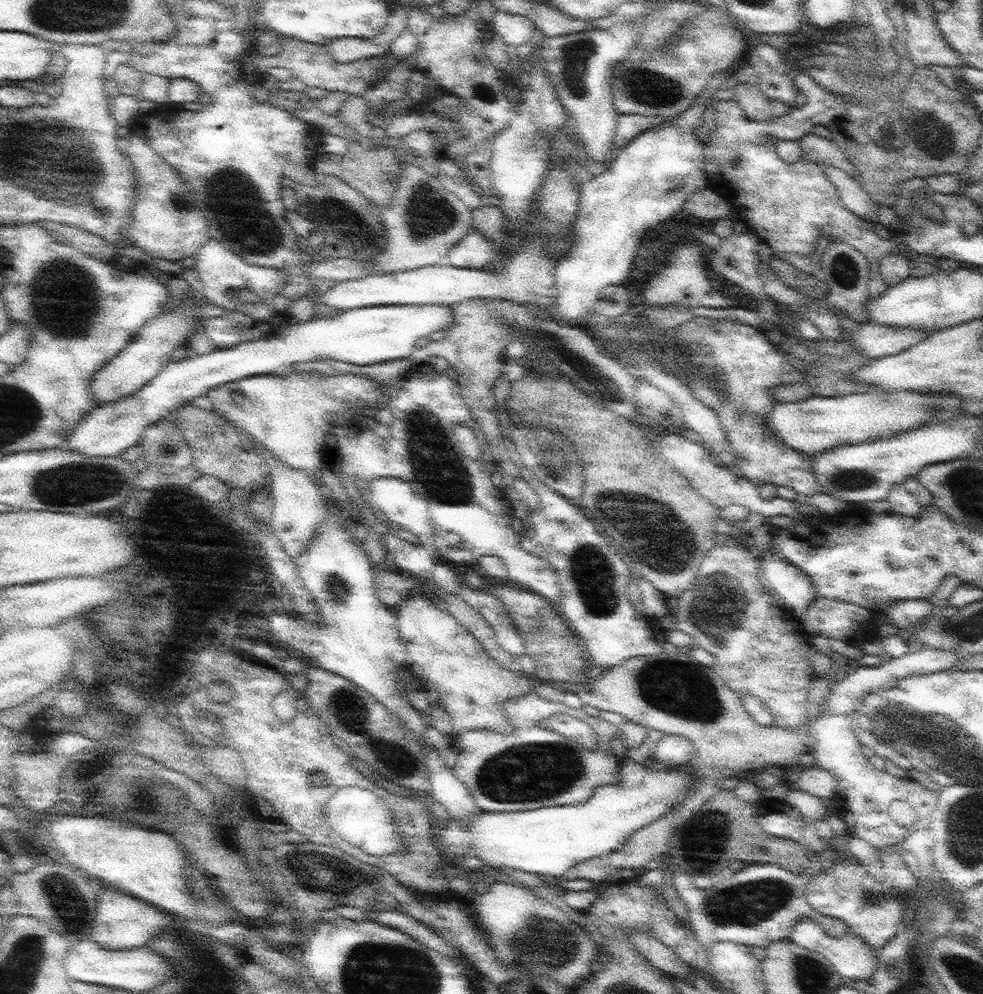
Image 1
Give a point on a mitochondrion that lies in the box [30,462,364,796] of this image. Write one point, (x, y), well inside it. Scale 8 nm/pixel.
(63, 486)

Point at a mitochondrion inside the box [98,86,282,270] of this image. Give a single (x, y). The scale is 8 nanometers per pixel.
(181, 203)

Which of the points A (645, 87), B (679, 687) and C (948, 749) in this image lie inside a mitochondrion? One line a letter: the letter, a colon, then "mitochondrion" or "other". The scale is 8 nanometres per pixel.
A: mitochondrion
B: mitochondrion
C: mitochondrion

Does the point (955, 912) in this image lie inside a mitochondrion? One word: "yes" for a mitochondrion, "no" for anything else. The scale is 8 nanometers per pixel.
no

